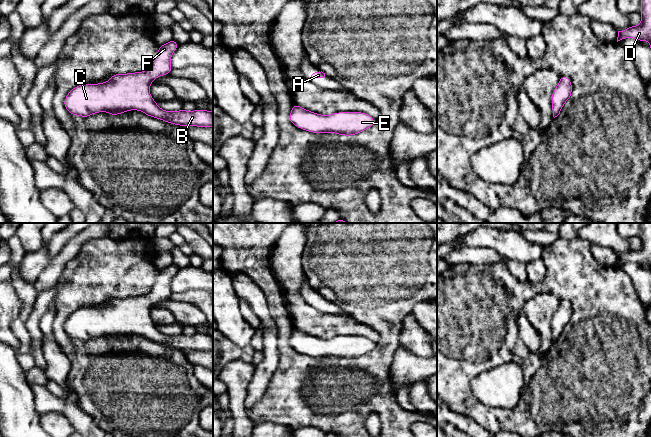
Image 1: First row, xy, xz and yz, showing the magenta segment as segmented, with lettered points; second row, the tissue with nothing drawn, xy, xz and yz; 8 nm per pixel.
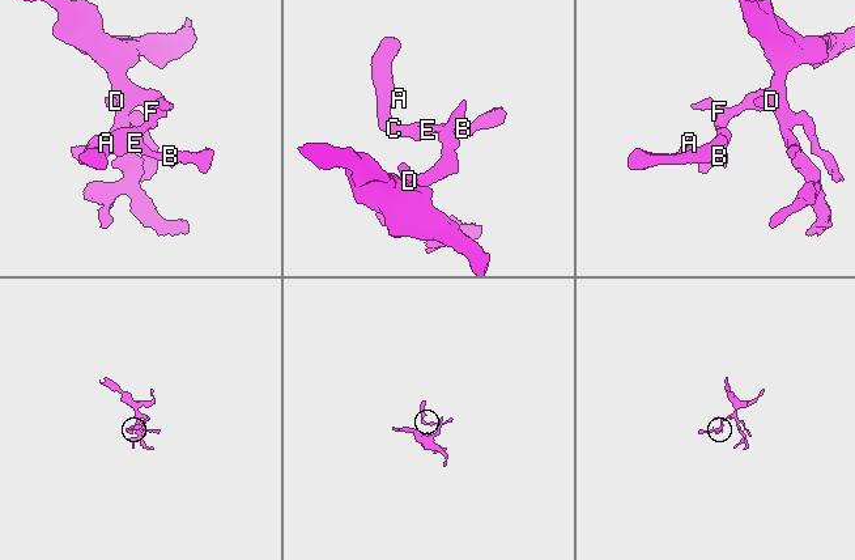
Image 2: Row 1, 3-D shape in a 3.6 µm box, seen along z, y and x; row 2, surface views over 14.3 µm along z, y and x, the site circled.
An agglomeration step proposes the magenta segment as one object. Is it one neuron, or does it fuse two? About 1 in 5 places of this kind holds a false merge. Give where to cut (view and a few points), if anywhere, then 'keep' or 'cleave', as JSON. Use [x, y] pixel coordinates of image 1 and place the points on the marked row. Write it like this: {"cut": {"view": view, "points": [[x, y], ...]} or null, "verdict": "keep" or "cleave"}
{"cut": null, "verdict": "keep"}

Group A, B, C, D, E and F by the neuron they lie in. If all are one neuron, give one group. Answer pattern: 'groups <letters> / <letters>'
groups A B C D E F

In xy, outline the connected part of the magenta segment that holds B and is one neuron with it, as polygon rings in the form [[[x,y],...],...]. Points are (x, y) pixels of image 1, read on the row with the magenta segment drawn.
[[[172,39],[170,42],[159,46],[154,61],[150,68],[143,72],[134,72],[126,74],[114,74],[110,80],[104,83],[89,84],[84,83],[74,87],[67,94],[63,104],[71,115],[77,115],[87,118],[89,115],[108,112],[112,115],[120,115],[130,110],[142,111],[144,114],[168,122],[170,124],[180,125],[182,127],[213,127],[213,112],[209,110],[195,109],[188,112],[185,109],[179,111],[165,111],[161,109],[150,96],[150,85],[159,76],[168,75],[172,72],[170,64],[171,56],[178,48],[179,44]]]

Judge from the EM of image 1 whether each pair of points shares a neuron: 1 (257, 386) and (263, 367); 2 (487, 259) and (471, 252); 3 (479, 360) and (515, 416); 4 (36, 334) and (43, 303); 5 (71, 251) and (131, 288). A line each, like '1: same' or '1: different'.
1: same
2: same
3: same
4: same
5: different

